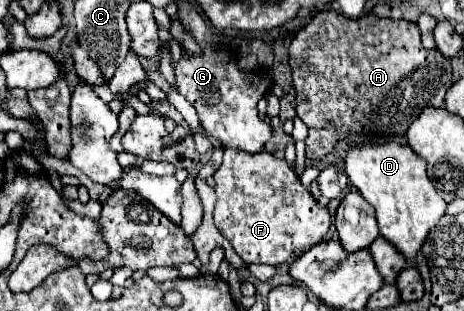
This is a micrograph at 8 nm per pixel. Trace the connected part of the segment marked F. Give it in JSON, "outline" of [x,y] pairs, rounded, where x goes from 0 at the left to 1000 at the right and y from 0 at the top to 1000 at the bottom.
{"outline":[[[483,479],[483,518],[474,543],[461,556],[466,576],[466,672],[461,672],[461,723],[487,762],[504,807],[539,852],[539,846],[578,846],[578,852],[603,852],[603,846],[634,846],[651,814],[685,788],[711,723],[716,691],[707,666],[694,666],[672,621],[651,595],[647,569],[634,556],[634,543],[616,524],[616,511],[599,511],[578,486],[565,492],[530,492],[517,479]]]}

